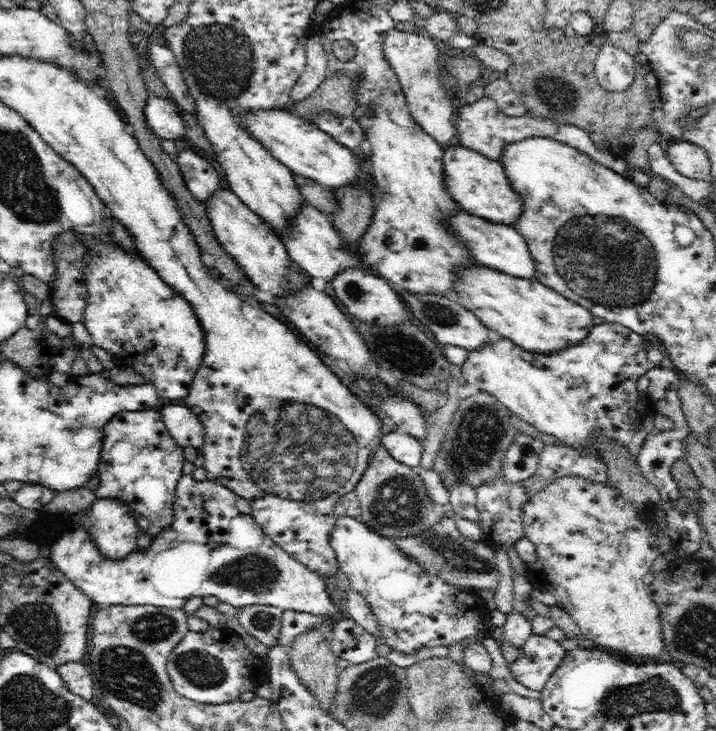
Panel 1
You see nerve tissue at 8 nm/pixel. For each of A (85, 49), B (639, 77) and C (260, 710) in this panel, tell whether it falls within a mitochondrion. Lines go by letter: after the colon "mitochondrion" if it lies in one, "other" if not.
A: other
B: other
C: other

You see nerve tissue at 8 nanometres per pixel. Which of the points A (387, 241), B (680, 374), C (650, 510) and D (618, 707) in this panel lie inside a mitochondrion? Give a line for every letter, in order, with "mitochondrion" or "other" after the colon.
A: other
B: other
C: mitochondrion
D: mitochondrion

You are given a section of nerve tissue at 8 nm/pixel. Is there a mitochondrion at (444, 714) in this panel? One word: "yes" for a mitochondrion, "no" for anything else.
yes

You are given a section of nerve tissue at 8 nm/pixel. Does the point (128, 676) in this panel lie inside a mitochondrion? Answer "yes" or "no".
yes

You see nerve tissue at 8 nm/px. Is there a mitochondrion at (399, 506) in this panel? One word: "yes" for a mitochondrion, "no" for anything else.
yes

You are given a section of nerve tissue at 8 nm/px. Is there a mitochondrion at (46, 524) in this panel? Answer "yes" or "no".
no

